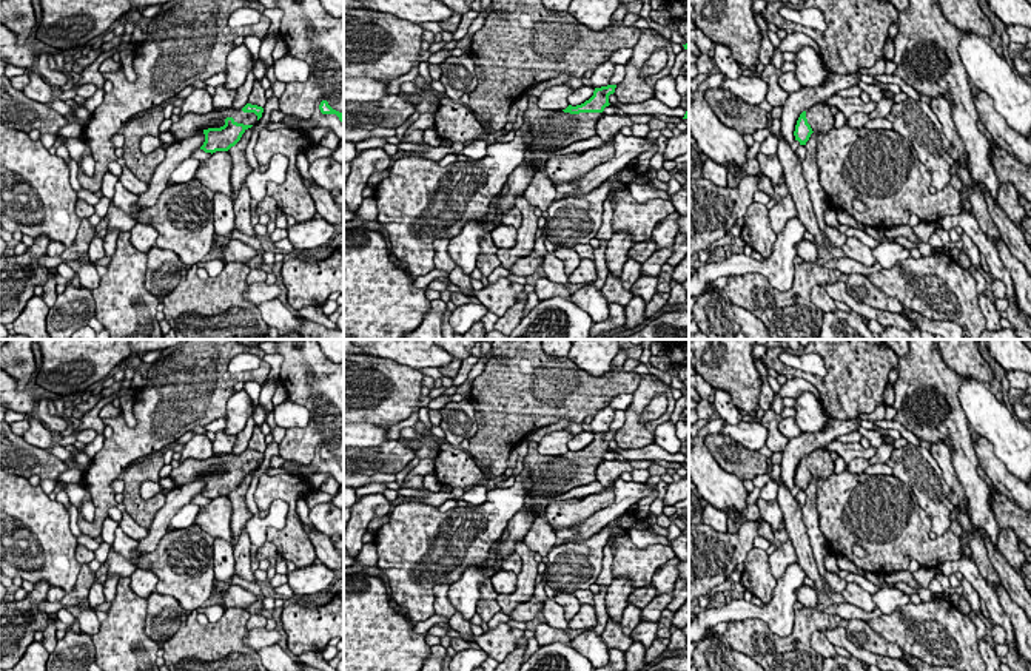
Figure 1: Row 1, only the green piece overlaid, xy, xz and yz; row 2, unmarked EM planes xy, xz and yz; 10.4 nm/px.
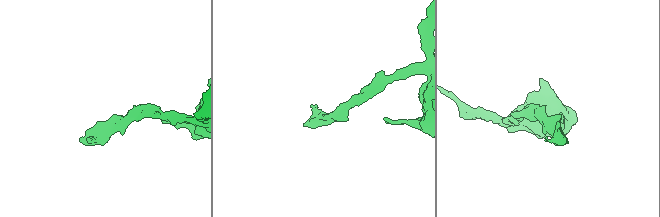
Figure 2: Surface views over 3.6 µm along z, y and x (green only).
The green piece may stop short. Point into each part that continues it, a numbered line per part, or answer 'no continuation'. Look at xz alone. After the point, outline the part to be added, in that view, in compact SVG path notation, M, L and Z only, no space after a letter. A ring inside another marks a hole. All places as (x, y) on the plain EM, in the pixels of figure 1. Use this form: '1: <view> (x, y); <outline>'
1: xz (549, 477); M527 441L527 446L524 467L530 470L532 487L526 491L524 509L532 509L536 517L544 517L553 497L596 481L596 467L603 458L552 458L538 452L538 443Z

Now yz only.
1: yz (820, 461); M820 447L806 457L806 464L812 477L821 480L834 474L837 458L838 455L835 452L829 452Z

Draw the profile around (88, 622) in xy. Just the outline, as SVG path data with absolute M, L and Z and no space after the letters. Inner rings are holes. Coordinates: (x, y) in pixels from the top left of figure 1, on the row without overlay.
M40 602L37 603L37 609L46 614L55 614L57 611L60 611L62 608L68 609L74 619L79 622L79 626L82 629L82 632L89 634L91 637L96 636L100 629L100 620L96 615L94 609L85 609L80 606L66 606L62 605L60 602Z

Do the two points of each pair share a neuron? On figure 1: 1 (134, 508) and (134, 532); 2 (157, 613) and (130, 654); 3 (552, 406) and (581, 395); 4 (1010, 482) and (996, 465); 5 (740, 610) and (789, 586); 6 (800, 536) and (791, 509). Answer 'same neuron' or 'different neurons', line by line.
1: different neurons
2: different neurons
3: same neuron
4: same neuron
5: same neuron
6: same neuron

